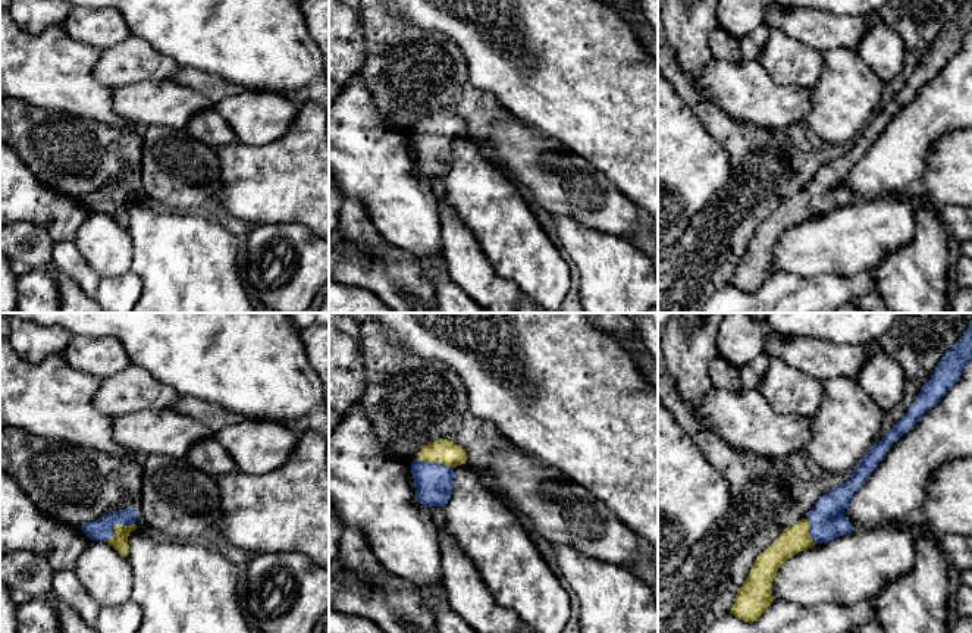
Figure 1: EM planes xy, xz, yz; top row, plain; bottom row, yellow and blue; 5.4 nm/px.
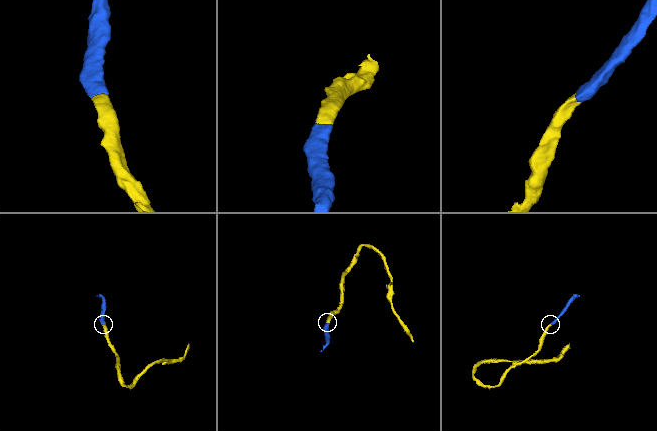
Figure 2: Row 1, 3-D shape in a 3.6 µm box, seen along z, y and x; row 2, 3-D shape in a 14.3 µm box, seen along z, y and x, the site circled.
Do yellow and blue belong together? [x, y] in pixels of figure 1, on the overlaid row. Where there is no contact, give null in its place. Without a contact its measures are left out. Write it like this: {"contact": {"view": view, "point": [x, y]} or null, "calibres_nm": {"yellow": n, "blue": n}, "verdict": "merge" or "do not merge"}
{"contact": {"view": "xy", "point": [115, 526]}, "calibres_nm": {"yellow": 90, "blue": 120}, "verdict": "merge"}

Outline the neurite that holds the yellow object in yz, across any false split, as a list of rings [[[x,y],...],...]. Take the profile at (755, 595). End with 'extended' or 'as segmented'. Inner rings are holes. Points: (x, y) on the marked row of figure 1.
[[[972,322],[963,336],[938,361],[931,379],[922,386],[907,413],[863,455],[852,477],[824,493],[794,526],[786,529],[755,561],[743,586],[739,589],[731,612],[744,623],[756,621],[774,602],[772,582],[778,568],[793,555],[816,545],[827,543],[853,530],[843,514],[853,495],[874,469],[884,460],[890,446],[907,433],[918,420],[935,407],[960,379],[972,355]]]; extended

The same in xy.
[[[134,507],[112,511],[95,521],[85,523],[81,530],[91,540],[109,542],[120,555],[128,557],[128,536],[137,529],[137,513]]]; extended

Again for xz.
[[[448,439],[423,446],[411,463],[417,501],[430,510],[445,507],[451,498],[454,469],[465,463],[465,449]]]; extended

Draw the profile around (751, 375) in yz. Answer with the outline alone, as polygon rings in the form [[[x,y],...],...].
[[[764,352],[758,355],[752,363],[739,369],[739,376],[743,388],[758,391],[761,380],[768,370],[769,363],[771,357]]]

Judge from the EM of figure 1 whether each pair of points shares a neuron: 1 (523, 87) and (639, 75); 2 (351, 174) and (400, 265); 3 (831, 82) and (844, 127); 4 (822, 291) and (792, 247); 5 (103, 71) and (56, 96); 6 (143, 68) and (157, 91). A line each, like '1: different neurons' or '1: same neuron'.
1: same neuron
2: different neurons
3: same neuron
4: different neurons
5: different neurons
6: different neurons

